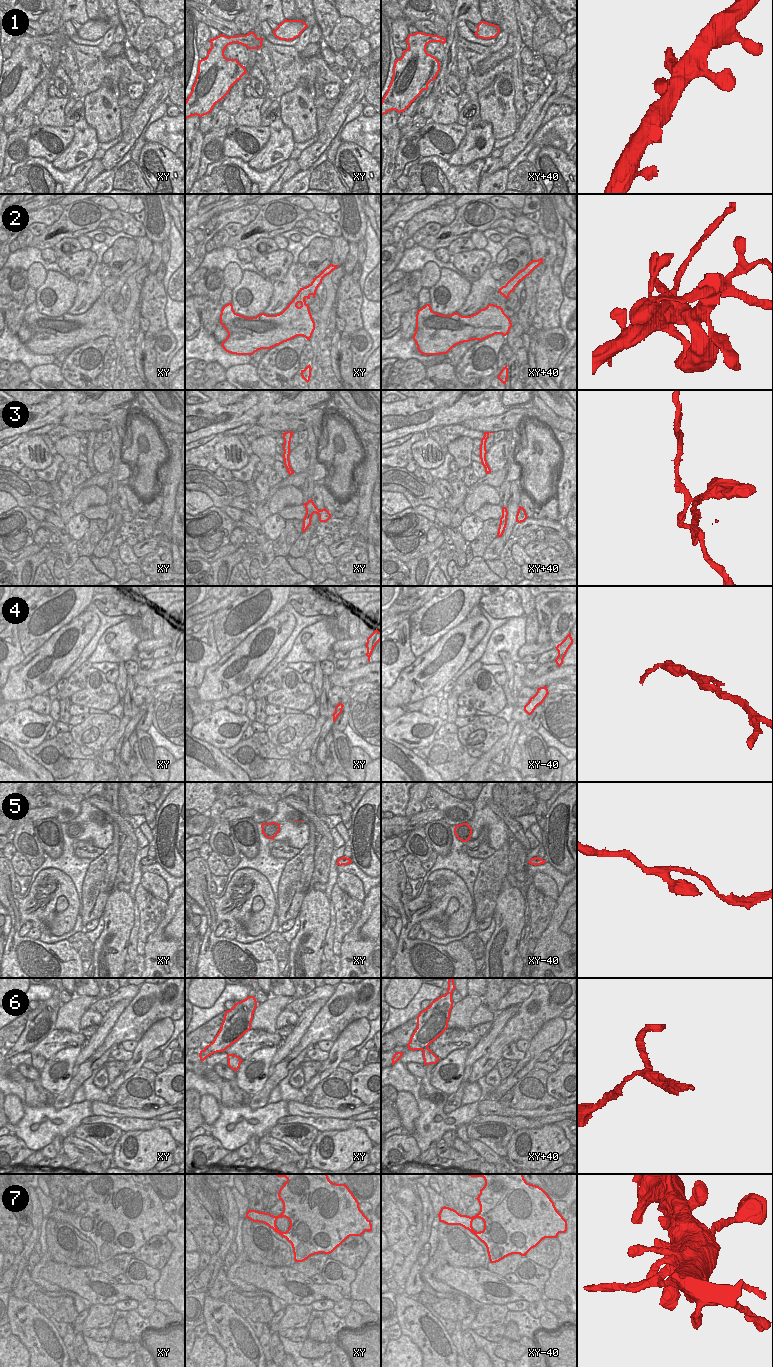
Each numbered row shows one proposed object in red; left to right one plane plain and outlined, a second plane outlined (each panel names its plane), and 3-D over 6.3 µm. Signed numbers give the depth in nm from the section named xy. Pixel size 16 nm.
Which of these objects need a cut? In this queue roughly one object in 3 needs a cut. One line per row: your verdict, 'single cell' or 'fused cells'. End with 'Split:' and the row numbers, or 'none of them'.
1: single cell
2: fused cells
3: fused cells
4: fused cells
5: single cell
6: fused cells
7: single cell
Split: 2, 3, 4, 6

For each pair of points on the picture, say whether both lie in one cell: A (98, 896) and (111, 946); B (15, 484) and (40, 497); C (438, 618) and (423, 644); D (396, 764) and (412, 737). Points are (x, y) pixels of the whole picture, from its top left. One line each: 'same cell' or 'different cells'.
A: different cells
B: same cell
C: same cell
D: different cells

